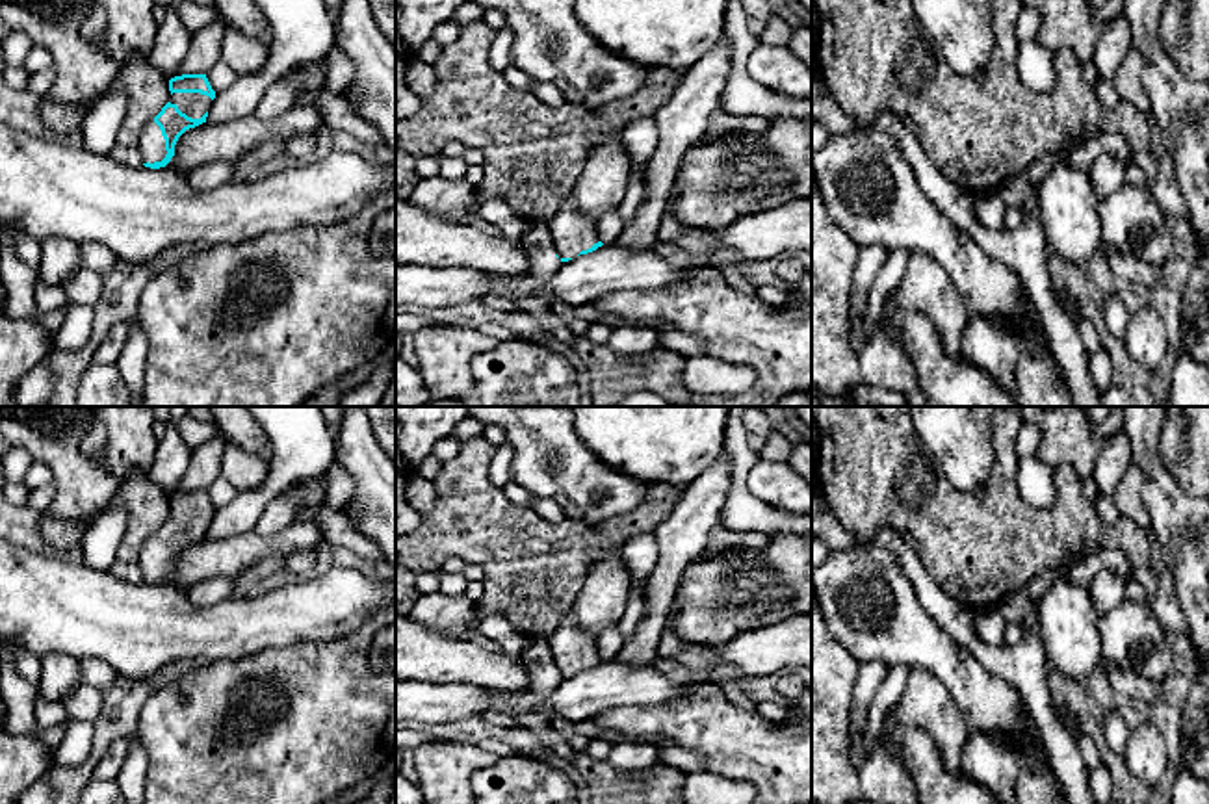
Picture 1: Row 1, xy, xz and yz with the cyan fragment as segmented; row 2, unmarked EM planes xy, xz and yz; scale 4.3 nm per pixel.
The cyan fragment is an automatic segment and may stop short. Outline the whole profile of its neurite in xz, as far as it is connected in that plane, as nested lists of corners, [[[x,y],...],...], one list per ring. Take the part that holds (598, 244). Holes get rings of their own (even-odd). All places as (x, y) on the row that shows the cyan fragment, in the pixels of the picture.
[[[572,195],[552,219],[550,230],[553,236],[555,256],[561,262],[592,253],[604,245],[598,240],[596,225],[579,214]]]

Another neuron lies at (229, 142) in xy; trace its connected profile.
[[[292,106],[277,117],[253,113],[227,123],[202,123],[178,137],[175,156],[165,167],[188,175],[212,162],[238,163],[247,152],[275,137],[286,145],[293,136],[314,136],[321,126],[325,121],[312,106]]]

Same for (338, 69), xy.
[[[334,46],[325,56],[325,87],[332,93],[345,91],[355,80],[355,63],[349,56]]]

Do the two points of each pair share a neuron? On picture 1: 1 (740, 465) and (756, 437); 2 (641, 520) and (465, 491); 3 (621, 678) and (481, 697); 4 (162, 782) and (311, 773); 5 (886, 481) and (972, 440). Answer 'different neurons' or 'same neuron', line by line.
1: different neurons
2: same neuron
3: same neuron
4: same neuron
5: different neurons

